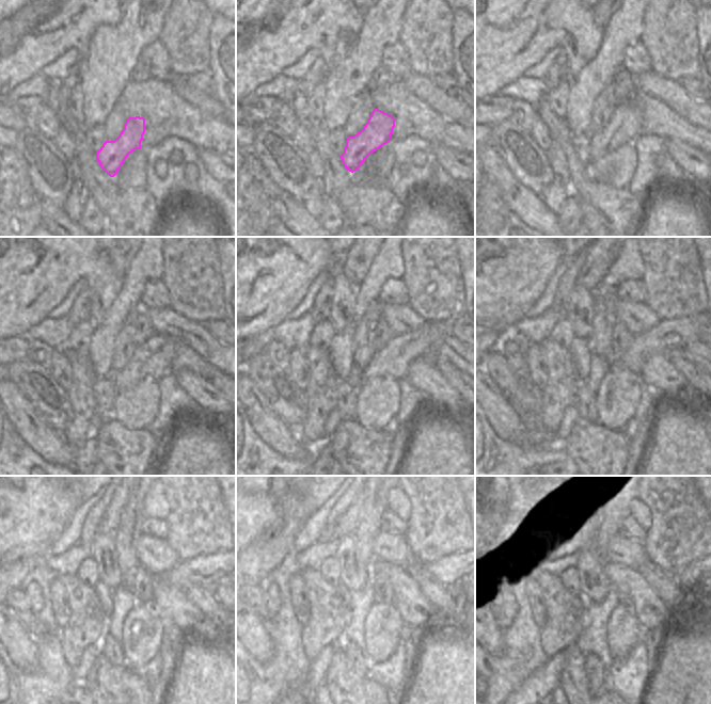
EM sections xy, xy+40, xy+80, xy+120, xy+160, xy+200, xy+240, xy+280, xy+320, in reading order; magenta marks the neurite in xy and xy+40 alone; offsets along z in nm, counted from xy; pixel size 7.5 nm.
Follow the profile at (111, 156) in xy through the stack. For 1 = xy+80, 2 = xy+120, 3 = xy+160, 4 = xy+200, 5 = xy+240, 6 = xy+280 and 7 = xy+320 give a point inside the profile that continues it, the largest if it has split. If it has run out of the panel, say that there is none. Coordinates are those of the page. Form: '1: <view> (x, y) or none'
1: xy+80 (626, 121)
2: xy+120 (153, 357)
3: xy+160 (394, 358)
4: xy+200 (667, 334)
5: xy+240 (206, 571)
6: xy+280 (449, 571)
7: xy+320 (692, 575)

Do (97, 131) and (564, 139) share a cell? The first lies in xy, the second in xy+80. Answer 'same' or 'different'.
different

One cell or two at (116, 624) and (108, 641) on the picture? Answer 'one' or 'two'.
two

